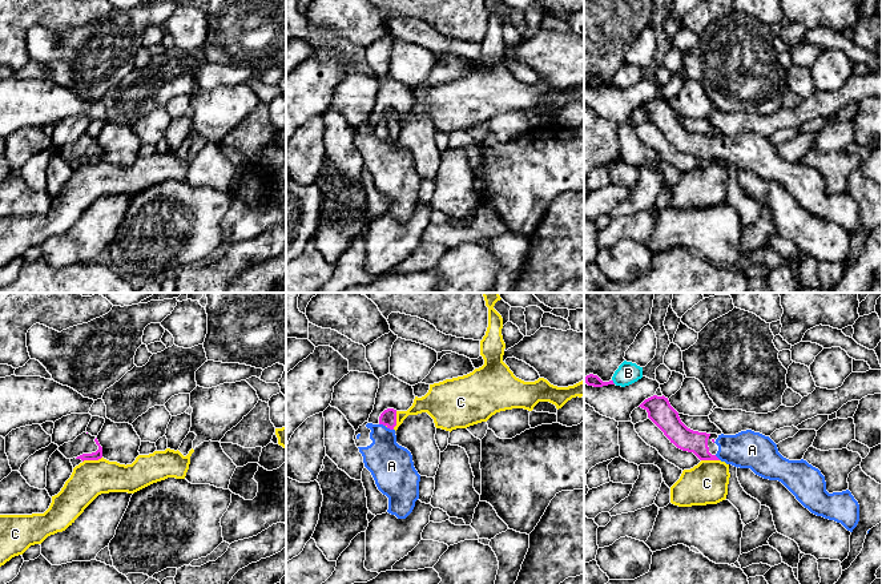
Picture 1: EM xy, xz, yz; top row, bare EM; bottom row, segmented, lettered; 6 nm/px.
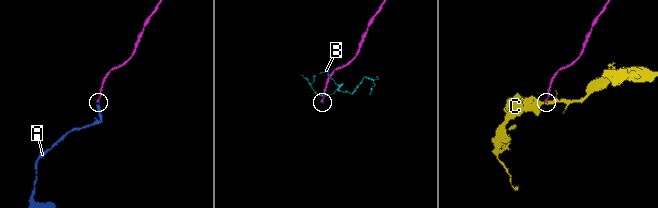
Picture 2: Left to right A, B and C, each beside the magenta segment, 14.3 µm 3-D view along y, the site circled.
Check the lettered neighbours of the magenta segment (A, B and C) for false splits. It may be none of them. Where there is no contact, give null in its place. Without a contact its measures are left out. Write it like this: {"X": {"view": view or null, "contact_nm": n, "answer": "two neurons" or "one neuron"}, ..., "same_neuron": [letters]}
{"A": {"view": "xz", "contact_nm": 100, "answer": "one neuron"}, "B": {"view": "yz", "contact_nm": 40, "answer": "two neurons"}, "C": {"view": "xy", "contact_nm": 120, "answer": "two neurons"}, "same_neuron": ["A"]}

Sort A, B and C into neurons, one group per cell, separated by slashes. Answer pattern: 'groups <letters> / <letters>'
groups A / B / C

